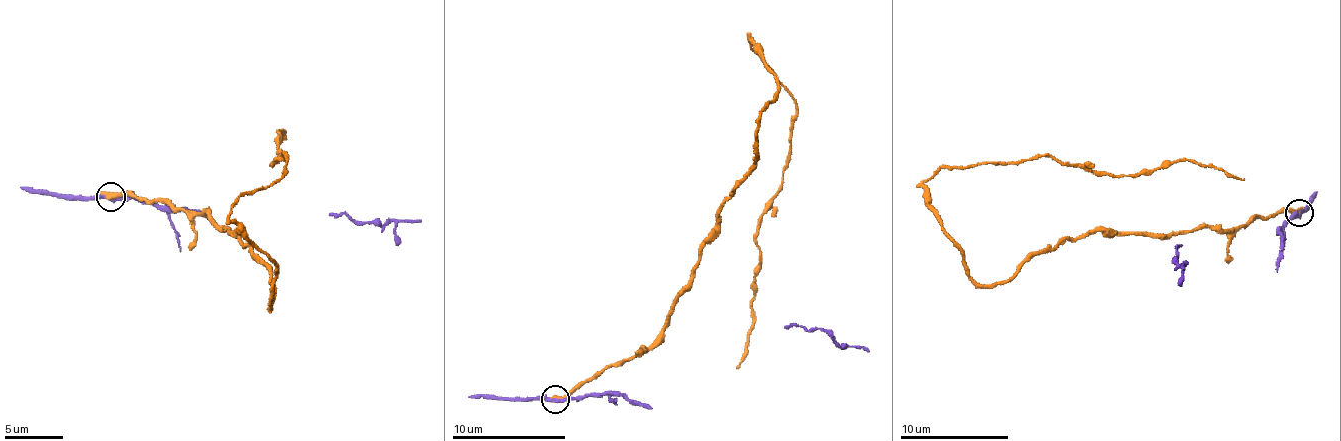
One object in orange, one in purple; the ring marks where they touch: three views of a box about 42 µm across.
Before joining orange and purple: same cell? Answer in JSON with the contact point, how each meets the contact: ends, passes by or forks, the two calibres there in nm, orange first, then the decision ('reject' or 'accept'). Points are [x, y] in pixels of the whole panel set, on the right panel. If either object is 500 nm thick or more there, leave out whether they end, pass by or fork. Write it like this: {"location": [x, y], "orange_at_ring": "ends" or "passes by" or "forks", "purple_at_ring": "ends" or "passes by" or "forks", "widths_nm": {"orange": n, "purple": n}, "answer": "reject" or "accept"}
{"location": [1299, 213], "orange_at_ring": "ends", "purple_at_ring": "passes by", "widths_nm": {"orange": 400, "purple": 340}, "answer": "reject"}

